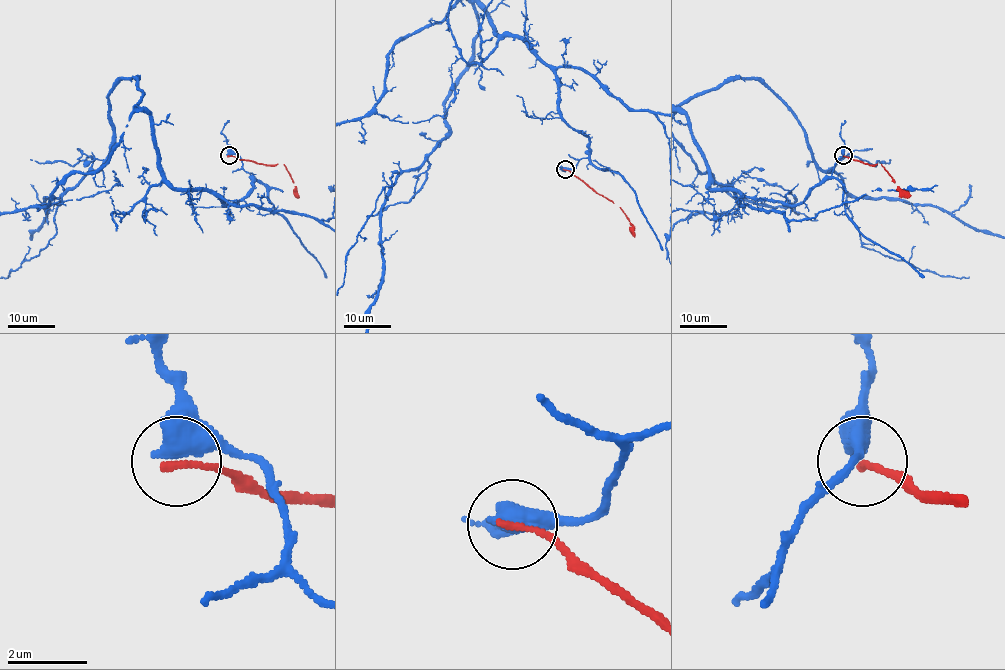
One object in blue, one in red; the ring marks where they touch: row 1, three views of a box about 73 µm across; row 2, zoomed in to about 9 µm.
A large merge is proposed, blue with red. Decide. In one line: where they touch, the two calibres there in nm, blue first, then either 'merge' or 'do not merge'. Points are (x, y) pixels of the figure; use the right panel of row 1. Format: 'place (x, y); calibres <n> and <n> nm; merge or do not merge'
place (843, 155); calibres 460 and 160 nm; do not merge

